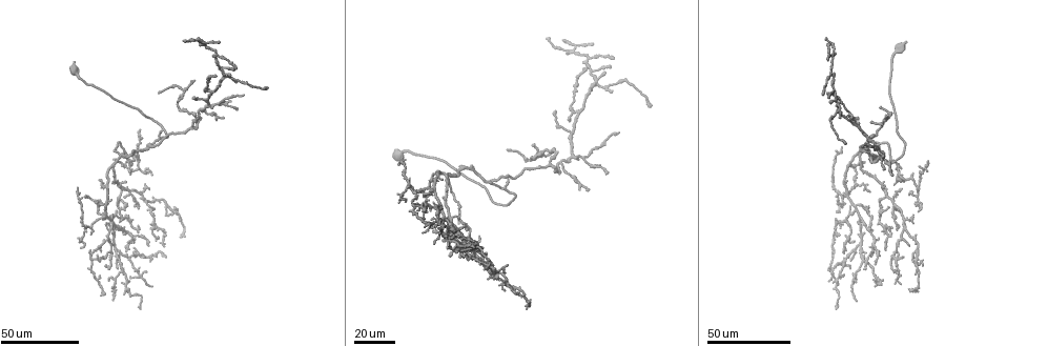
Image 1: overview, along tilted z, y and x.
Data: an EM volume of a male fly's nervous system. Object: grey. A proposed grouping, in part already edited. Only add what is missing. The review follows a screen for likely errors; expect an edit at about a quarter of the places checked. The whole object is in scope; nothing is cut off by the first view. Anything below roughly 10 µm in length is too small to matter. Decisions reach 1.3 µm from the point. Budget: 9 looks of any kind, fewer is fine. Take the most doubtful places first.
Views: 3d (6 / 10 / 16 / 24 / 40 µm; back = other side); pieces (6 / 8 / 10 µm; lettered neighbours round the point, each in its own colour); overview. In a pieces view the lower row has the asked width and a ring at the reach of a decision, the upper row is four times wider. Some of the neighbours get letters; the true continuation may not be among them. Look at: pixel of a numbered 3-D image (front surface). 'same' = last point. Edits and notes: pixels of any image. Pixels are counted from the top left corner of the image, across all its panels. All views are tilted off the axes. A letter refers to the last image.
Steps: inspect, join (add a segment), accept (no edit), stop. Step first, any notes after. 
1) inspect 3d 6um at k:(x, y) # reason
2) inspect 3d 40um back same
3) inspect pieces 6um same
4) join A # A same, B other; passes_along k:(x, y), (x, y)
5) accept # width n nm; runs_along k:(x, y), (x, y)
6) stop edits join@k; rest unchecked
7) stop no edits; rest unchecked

inspect 3d 40um at 1:(165, 256) # end of a long branch

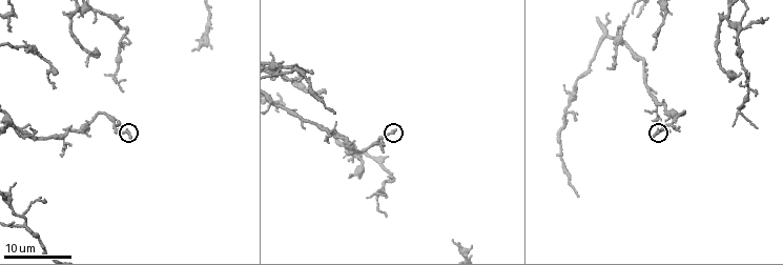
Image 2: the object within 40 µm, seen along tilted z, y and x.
inspect pieces 6um at 2:(131, 138)

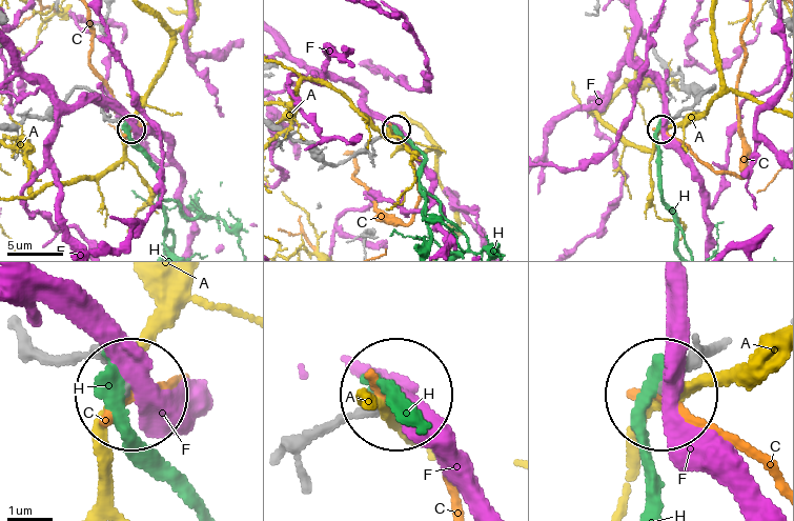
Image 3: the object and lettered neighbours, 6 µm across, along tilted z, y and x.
accept # A other, C other, F other, H other; runs_along 3:(654, 52), (685, 83), (713, 87), (660, 127); none of them fits

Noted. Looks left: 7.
inspect 3d 24um at 1:(194, 39) # free end

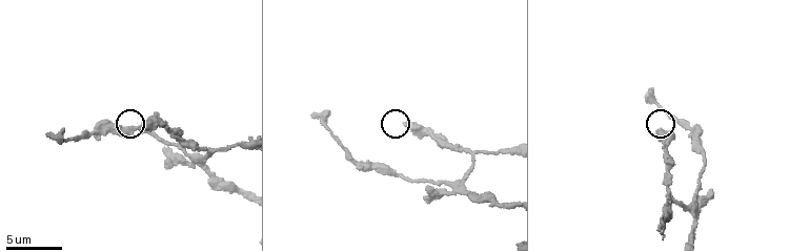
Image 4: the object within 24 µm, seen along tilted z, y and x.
inspect pieces 8um at 4:(142, 128) # see the neighbours

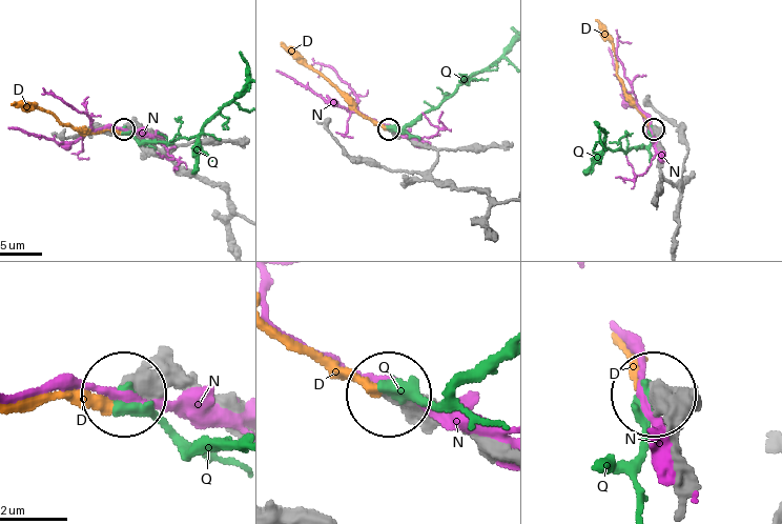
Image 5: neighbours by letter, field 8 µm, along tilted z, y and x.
join D # D same, N other, Q other; the neuron continues

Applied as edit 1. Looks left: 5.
inspect 3d 40um at 1:(881, 158) # free end

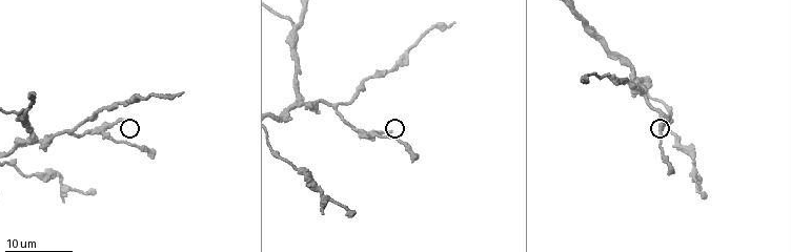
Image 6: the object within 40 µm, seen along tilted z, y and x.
inspect pieces 8um at 6:(126, 118)

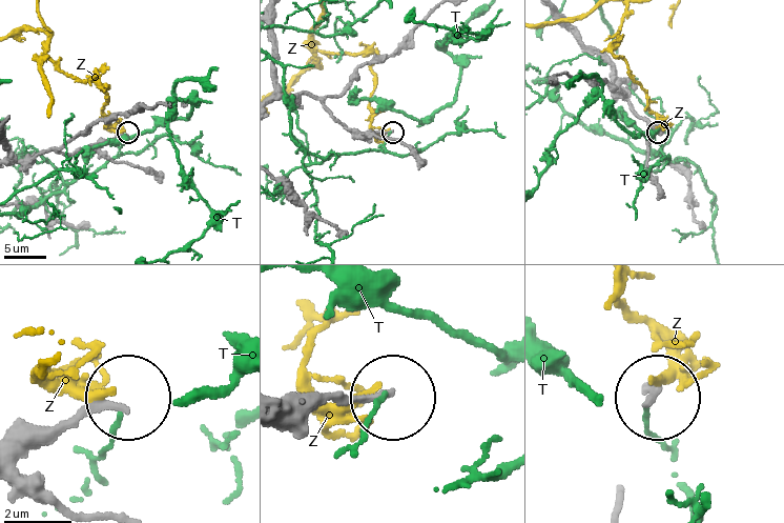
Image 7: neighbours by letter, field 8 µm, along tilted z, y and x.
accept # T other, Z other; runs_along 7:(16, 451), (123, 407); no lettered segment goes on from it

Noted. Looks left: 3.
inspect 3d 16um at 6:(184, 92) # thin end

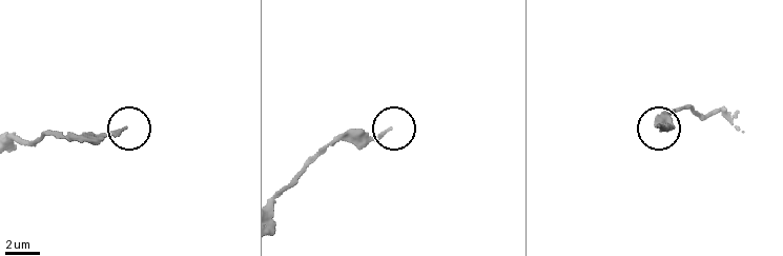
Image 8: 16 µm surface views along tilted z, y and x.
inspect 3d 10um at 8:(388, 130) # closer look

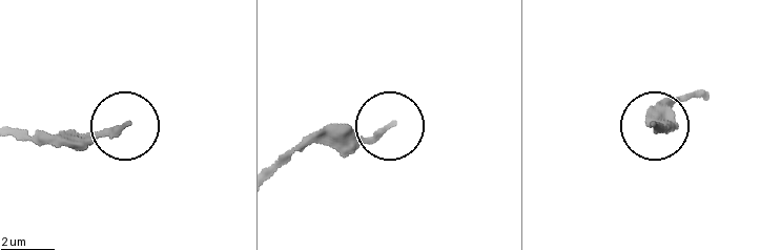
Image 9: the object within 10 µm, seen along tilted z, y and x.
inspect pieces 6um at 9:(128, 126) # what lies round it

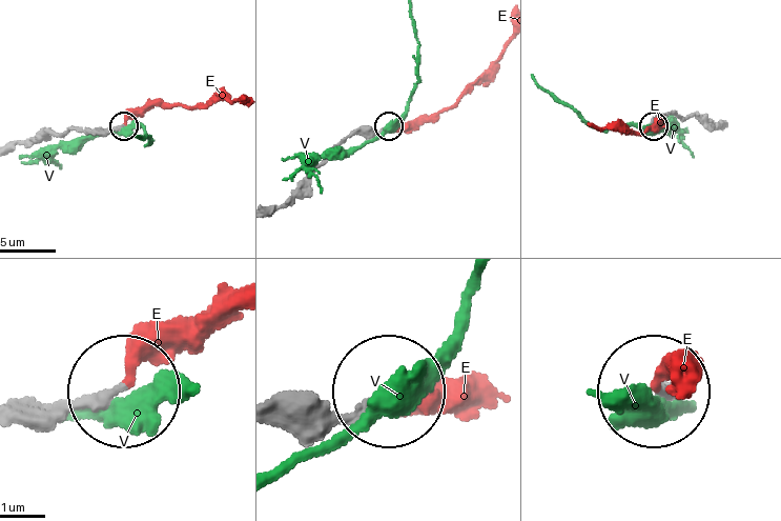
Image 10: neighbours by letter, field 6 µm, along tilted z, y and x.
join E # E same, V other; passes_along 10:(360, 135), (450, 108), (502, 48); the neuron continues

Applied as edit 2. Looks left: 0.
stop edits join@5, join@10; rest unchecked

